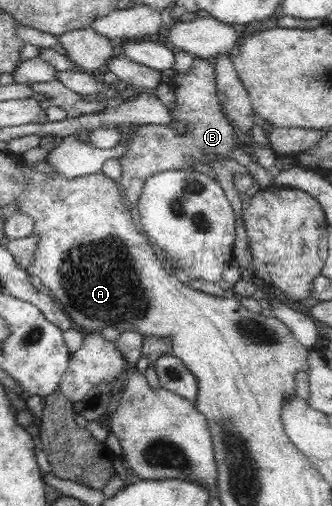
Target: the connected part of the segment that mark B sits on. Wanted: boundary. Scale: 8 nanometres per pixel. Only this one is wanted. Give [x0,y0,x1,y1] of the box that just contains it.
[119,57,245,204]

